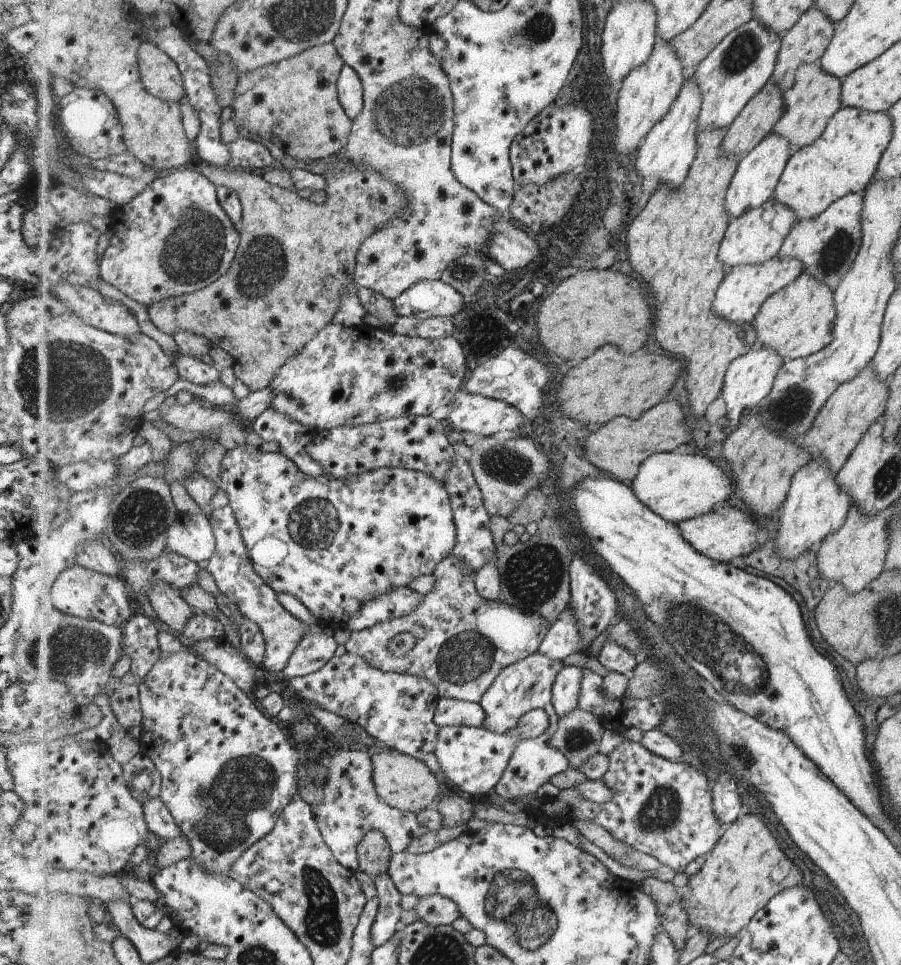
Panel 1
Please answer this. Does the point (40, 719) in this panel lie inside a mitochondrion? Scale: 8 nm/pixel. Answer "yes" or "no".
no

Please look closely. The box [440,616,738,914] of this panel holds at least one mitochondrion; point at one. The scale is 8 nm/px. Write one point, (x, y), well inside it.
(657, 815)

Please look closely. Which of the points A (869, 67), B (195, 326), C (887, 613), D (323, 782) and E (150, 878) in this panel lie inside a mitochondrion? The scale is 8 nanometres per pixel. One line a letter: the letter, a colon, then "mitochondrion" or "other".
A: other
B: other
C: mitochondrion
D: other
E: other

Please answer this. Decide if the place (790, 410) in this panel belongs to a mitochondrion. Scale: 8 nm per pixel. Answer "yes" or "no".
yes

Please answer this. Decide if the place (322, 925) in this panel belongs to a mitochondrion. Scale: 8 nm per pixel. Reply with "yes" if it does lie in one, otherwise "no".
yes

